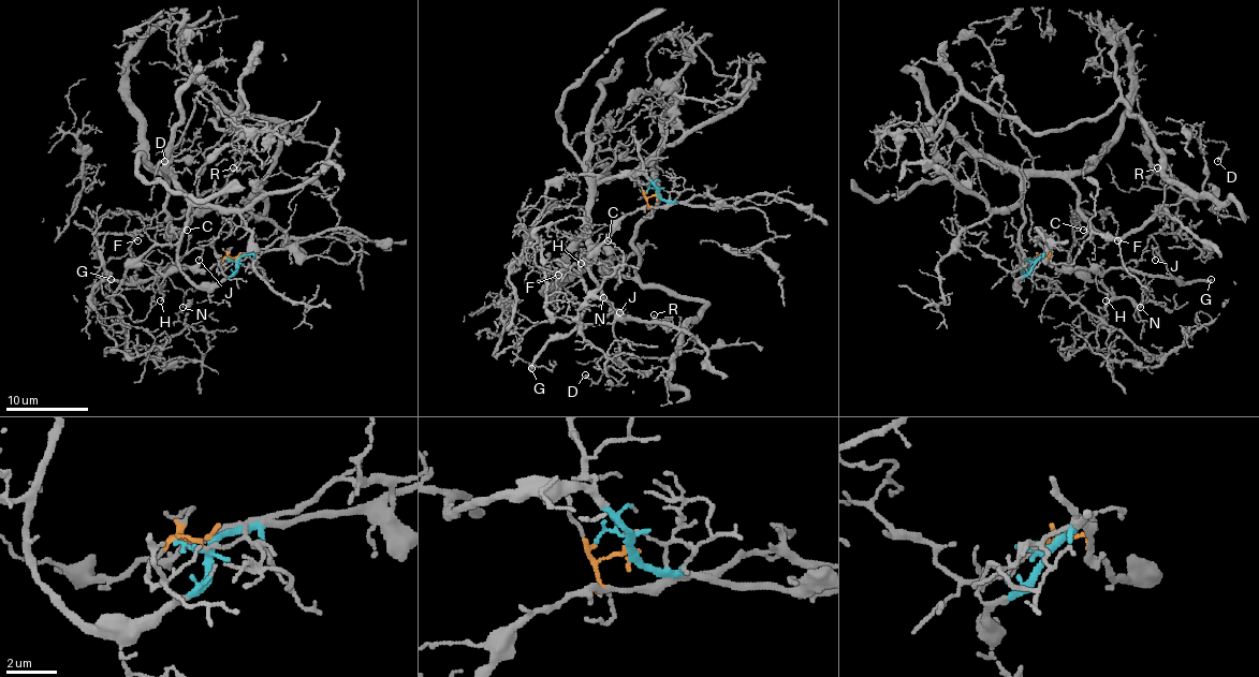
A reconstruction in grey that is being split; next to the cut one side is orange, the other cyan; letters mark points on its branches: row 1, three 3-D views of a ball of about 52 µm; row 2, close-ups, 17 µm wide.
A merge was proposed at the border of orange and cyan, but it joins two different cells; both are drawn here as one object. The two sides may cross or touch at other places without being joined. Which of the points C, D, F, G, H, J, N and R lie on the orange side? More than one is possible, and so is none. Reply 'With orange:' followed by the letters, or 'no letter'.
With orange: G, H, J, N

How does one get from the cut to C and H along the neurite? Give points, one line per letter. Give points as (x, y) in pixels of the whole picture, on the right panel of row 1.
C: (1036, 260), (1018, 284), (1023, 184), (1031, 176), (1063, 178), (1077, 192), (1083, 229)
H: (1036, 260), (1045, 255), (1058, 270), (1094, 270), (1106, 302)

